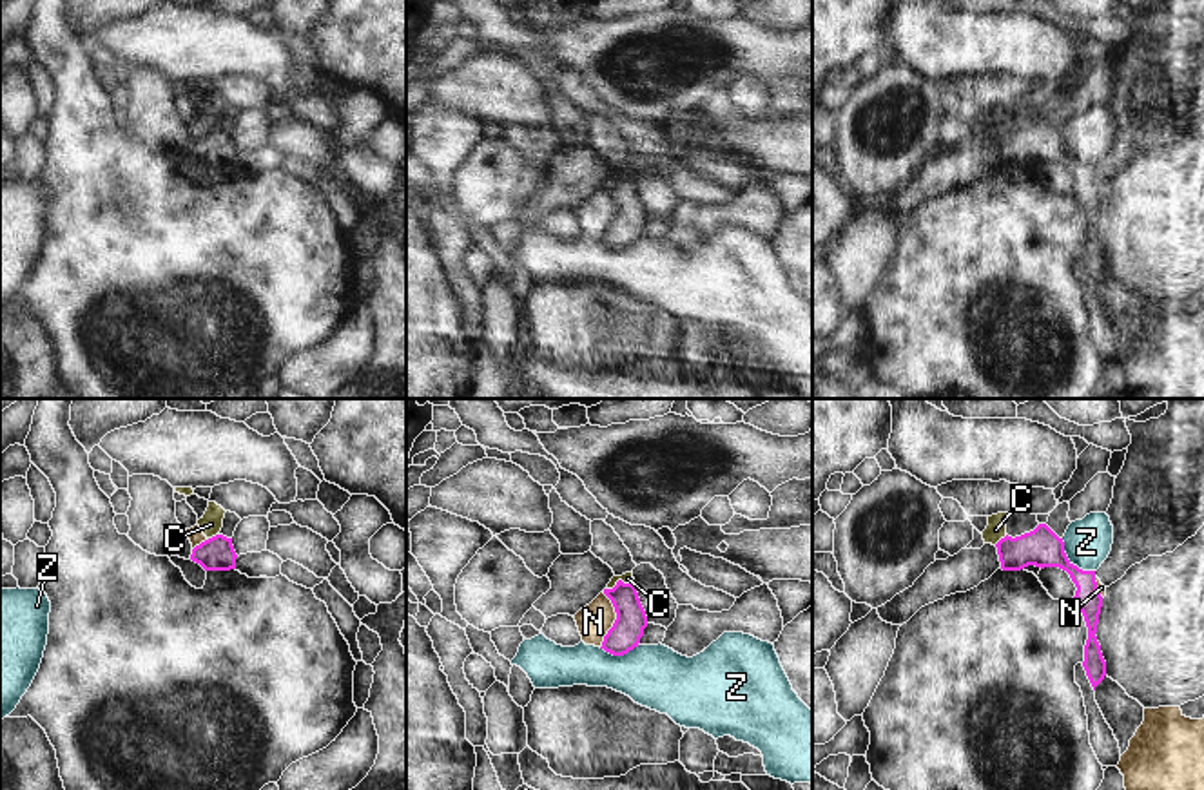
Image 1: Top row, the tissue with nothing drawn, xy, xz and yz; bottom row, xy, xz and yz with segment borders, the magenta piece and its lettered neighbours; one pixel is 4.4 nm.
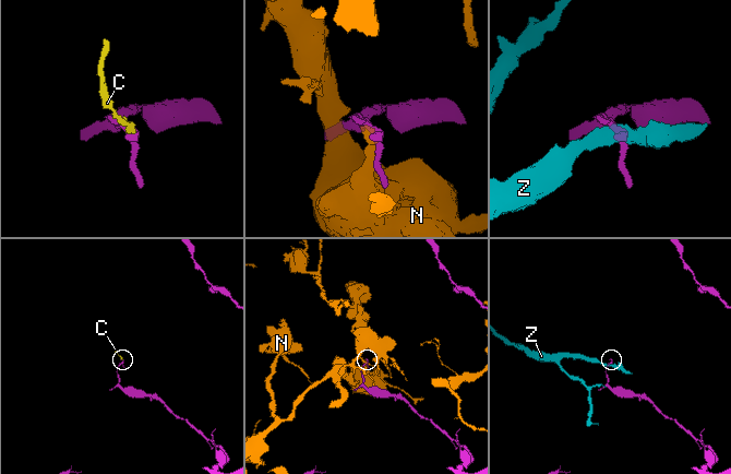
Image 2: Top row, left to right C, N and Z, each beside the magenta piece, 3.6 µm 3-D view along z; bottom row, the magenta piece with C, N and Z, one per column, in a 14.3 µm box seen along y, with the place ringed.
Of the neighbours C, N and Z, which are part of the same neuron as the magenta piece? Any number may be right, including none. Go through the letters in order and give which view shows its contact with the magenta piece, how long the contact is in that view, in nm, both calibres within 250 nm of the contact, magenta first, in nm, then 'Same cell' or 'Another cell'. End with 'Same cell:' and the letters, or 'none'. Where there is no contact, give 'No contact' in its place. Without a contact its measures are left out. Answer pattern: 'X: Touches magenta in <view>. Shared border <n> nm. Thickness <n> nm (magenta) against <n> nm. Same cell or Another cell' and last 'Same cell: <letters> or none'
C: Touches magenta in xz. Shared border 150 nm. Thickness 140 nm (magenta) against 50 nm. Another cell
N: Touches magenta in xz. Shared border 240 nm. Thickness 140 nm (magenta) against 150 nm. Another cell
Z: Touches magenta in yz. Shared border 220 nm. Thickness 170 nm (magenta) against 200 nm. Another cell
Same cell: none.

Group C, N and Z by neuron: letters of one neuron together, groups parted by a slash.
C N / Z

